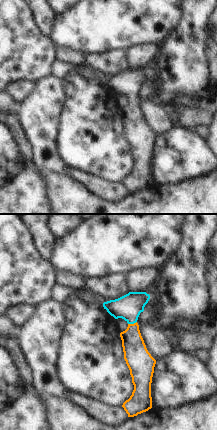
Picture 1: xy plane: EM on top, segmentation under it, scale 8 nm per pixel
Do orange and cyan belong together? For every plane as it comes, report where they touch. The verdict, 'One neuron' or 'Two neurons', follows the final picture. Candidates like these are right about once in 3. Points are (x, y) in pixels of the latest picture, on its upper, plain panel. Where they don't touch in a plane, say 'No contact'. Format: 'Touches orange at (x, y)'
Touches orange at (132, 100)

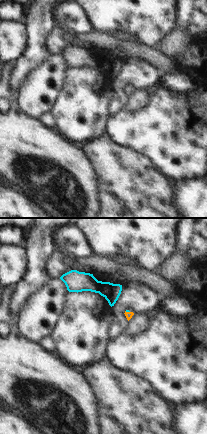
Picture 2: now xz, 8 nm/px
Touches orange at (127, 88)

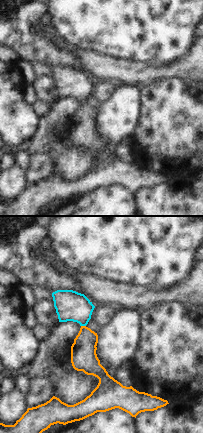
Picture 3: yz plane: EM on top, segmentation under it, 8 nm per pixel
Touches orange at (83, 102)

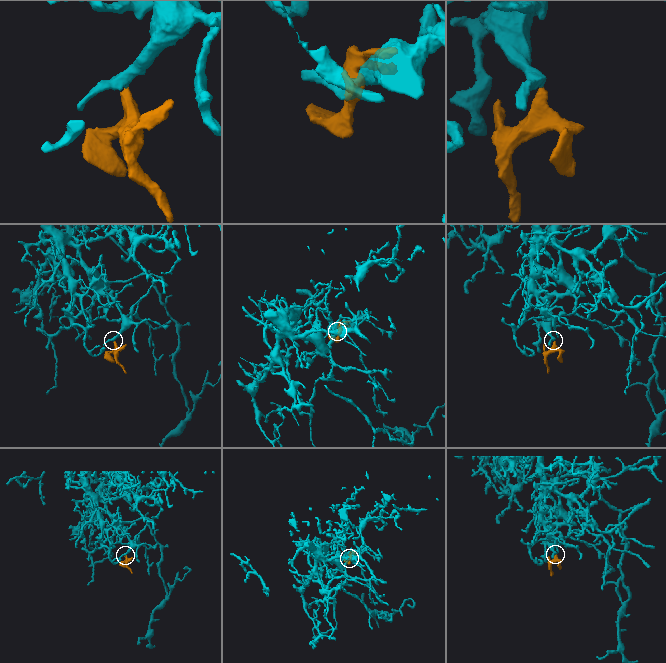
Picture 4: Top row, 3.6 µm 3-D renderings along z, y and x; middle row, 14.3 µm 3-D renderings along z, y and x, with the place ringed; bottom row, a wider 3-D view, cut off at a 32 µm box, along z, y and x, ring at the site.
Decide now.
One neuron

